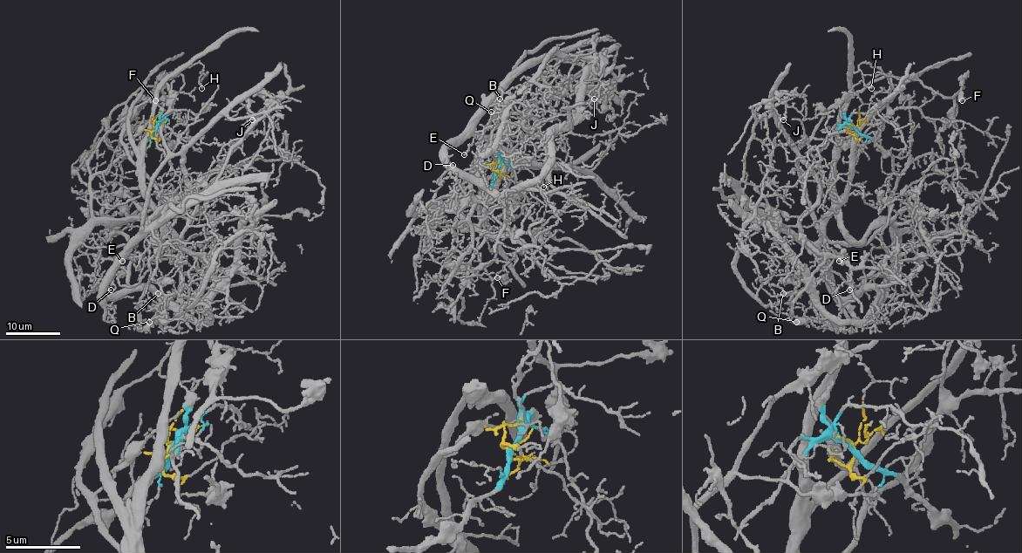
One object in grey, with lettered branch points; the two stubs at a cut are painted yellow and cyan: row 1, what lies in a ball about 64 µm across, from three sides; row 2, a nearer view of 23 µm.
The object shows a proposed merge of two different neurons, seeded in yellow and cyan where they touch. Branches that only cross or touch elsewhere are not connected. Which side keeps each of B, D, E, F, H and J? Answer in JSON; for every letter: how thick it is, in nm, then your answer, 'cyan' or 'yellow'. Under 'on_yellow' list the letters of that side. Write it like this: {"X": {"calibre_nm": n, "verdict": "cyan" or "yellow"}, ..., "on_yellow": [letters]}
{"B": {"calibre_nm": 150, "verdict": "yellow"}, "D": {"calibre_nm": 120, "verdict": "cyan"}, "E": {"calibre_nm": 110, "verdict": "yellow"}, "F": {"calibre_nm": 240, "verdict": "cyan"}, "H": {"calibre_nm": 120, "verdict": "yellow"}, "J": {"calibre_nm": 140, "verdict": "yellow"}, "on_yellow": ["B", "E", "H", "J"]}

